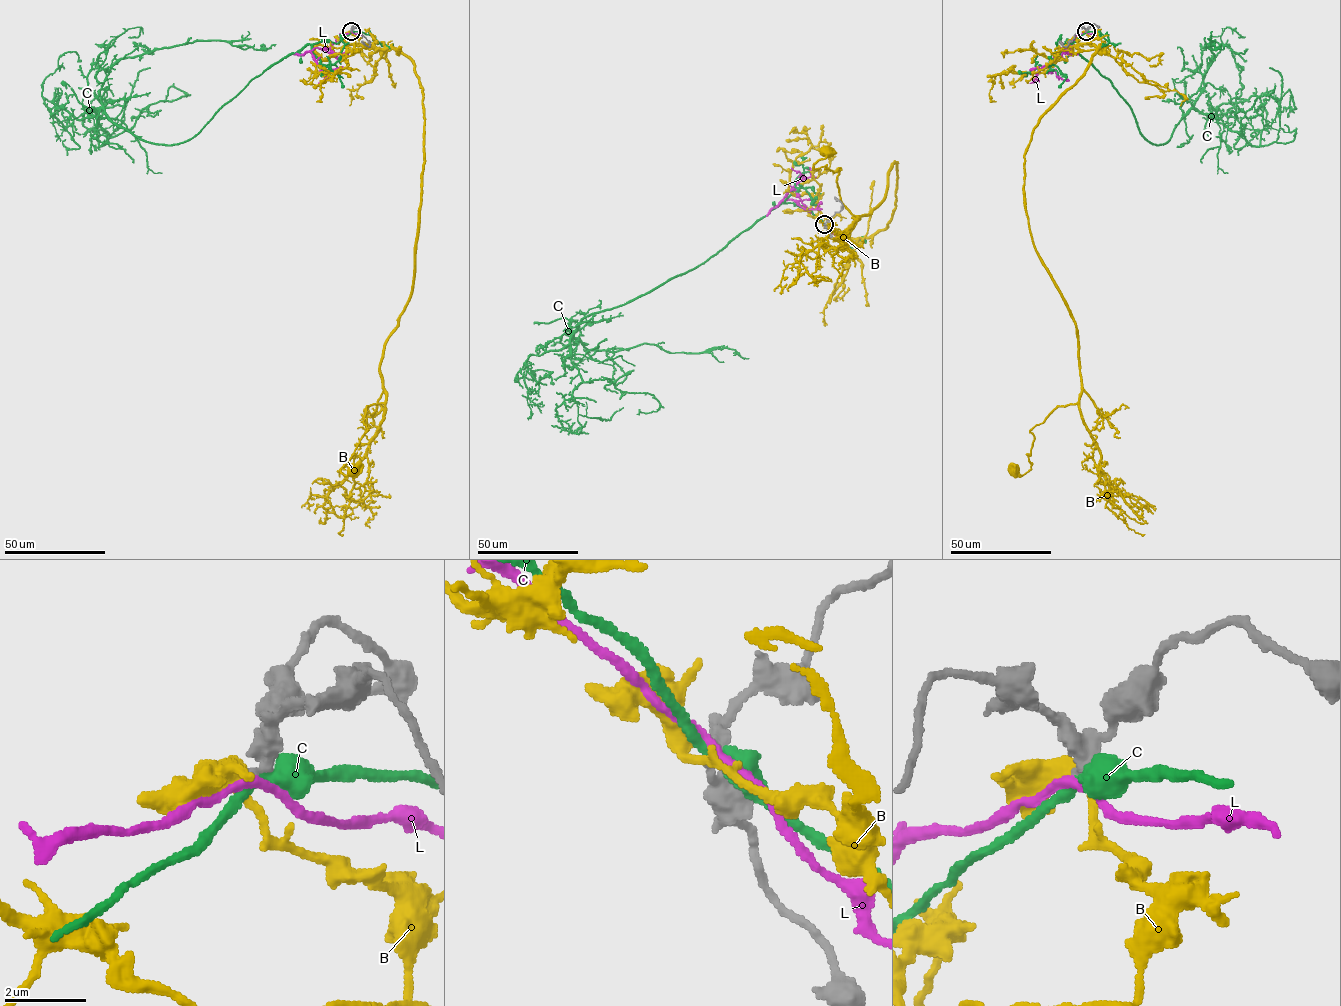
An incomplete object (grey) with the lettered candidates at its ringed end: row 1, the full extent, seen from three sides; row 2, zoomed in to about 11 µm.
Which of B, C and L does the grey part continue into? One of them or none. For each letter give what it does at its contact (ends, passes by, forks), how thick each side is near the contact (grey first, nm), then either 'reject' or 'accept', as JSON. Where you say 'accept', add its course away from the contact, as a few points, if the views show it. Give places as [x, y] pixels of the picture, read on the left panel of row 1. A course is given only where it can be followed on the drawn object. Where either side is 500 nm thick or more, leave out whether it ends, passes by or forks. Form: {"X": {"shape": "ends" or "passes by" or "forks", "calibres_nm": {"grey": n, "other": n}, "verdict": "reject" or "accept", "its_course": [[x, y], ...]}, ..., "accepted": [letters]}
{"B": {"shape": "passes by", "calibres_nm": {"grey": 240, "other": 400}, "verdict": "accept", "its_course": [[350, 31], [411, 60], [424, 119], [413, 289], [380, 365], [385, 400], [366, 407], [340, 471], [353, 469]]}, "C": {"shape": "passes by", "calibres_nm": {"grey": 360, "other": 400}, "verdict": "reject"}, "L": {"shape": "passes by", "calibres_nm": {"grey": 280, "other": 200}, "verdict": "reject"}, "accepted": ["B"]}

